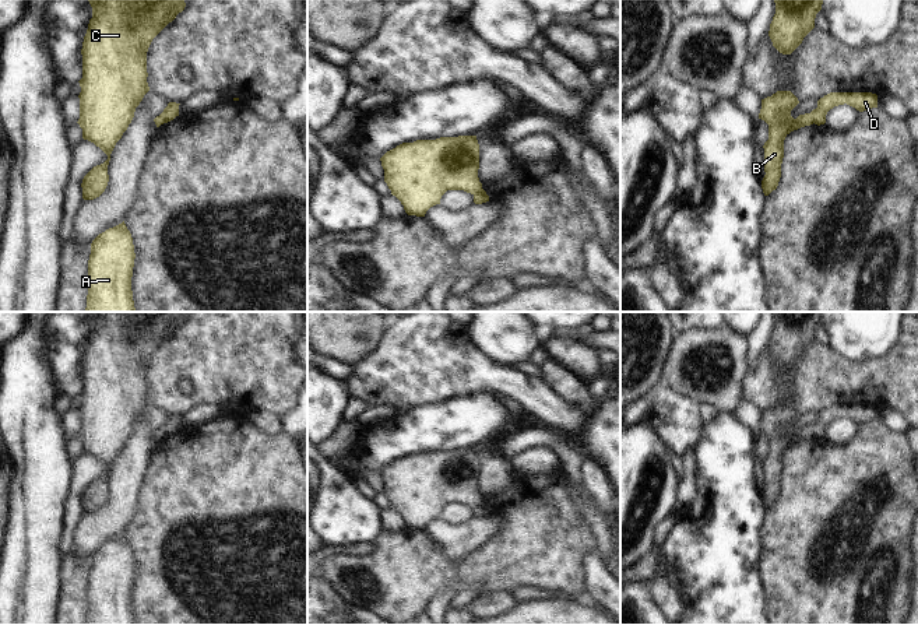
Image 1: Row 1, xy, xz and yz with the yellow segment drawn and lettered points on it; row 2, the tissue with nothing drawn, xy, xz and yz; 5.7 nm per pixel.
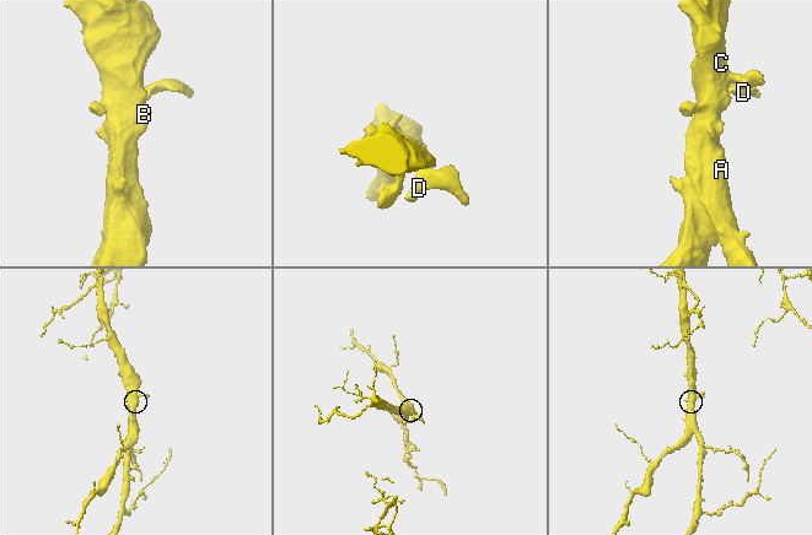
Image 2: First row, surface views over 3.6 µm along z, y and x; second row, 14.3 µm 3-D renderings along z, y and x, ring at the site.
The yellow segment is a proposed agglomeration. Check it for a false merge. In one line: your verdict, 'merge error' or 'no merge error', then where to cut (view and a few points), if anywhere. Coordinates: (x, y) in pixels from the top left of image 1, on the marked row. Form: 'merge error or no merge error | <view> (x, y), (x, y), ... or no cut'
no merge error | no cut

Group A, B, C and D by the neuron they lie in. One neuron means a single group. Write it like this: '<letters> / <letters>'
A B C D

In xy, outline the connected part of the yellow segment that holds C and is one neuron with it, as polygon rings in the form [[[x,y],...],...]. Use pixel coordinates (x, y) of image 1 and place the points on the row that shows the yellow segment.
[[[88,0],[92,7],[82,42],[82,78],[80,119],[82,138],[94,143],[108,159],[94,166],[82,179],[82,199],[99,197],[109,182],[108,165],[116,143],[134,117],[136,108],[150,91],[147,52],[152,39],[186,7],[184,0]]]

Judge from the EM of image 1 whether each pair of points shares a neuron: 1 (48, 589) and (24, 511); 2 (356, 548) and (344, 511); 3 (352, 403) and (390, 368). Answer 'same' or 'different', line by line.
1: same
2: different
3: different

